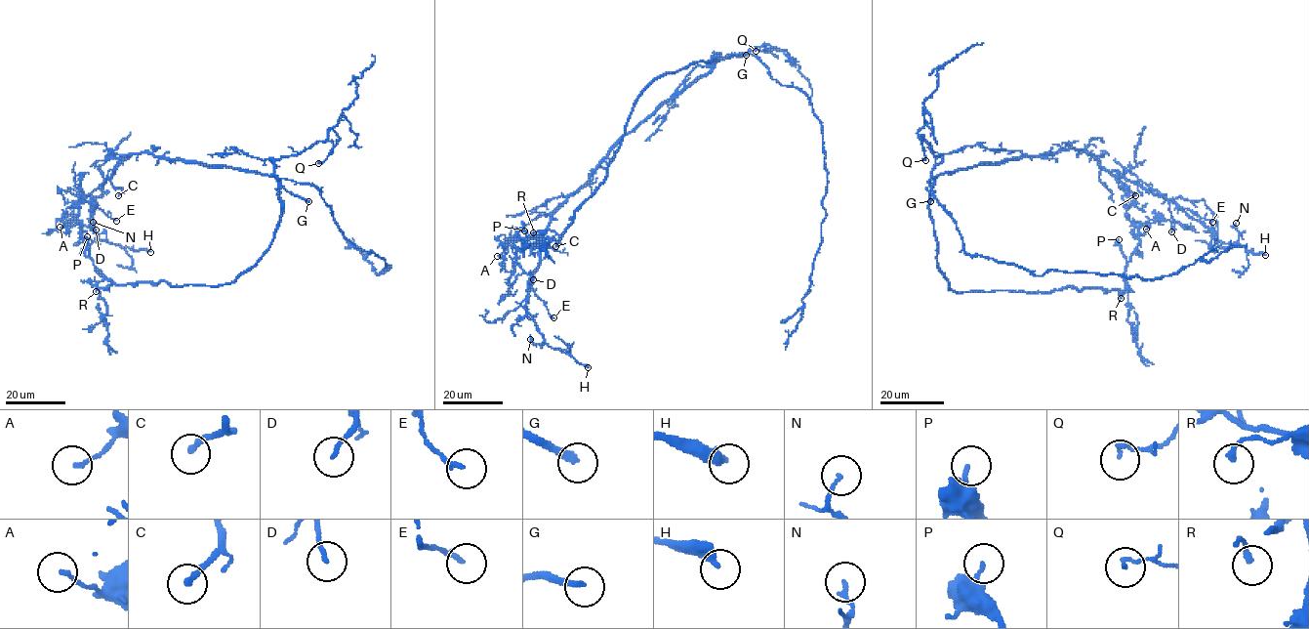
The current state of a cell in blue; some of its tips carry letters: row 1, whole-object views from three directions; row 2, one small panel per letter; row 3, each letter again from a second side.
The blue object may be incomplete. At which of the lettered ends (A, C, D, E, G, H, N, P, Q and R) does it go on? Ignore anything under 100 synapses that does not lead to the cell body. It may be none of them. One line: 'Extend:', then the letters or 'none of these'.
Extend: G

